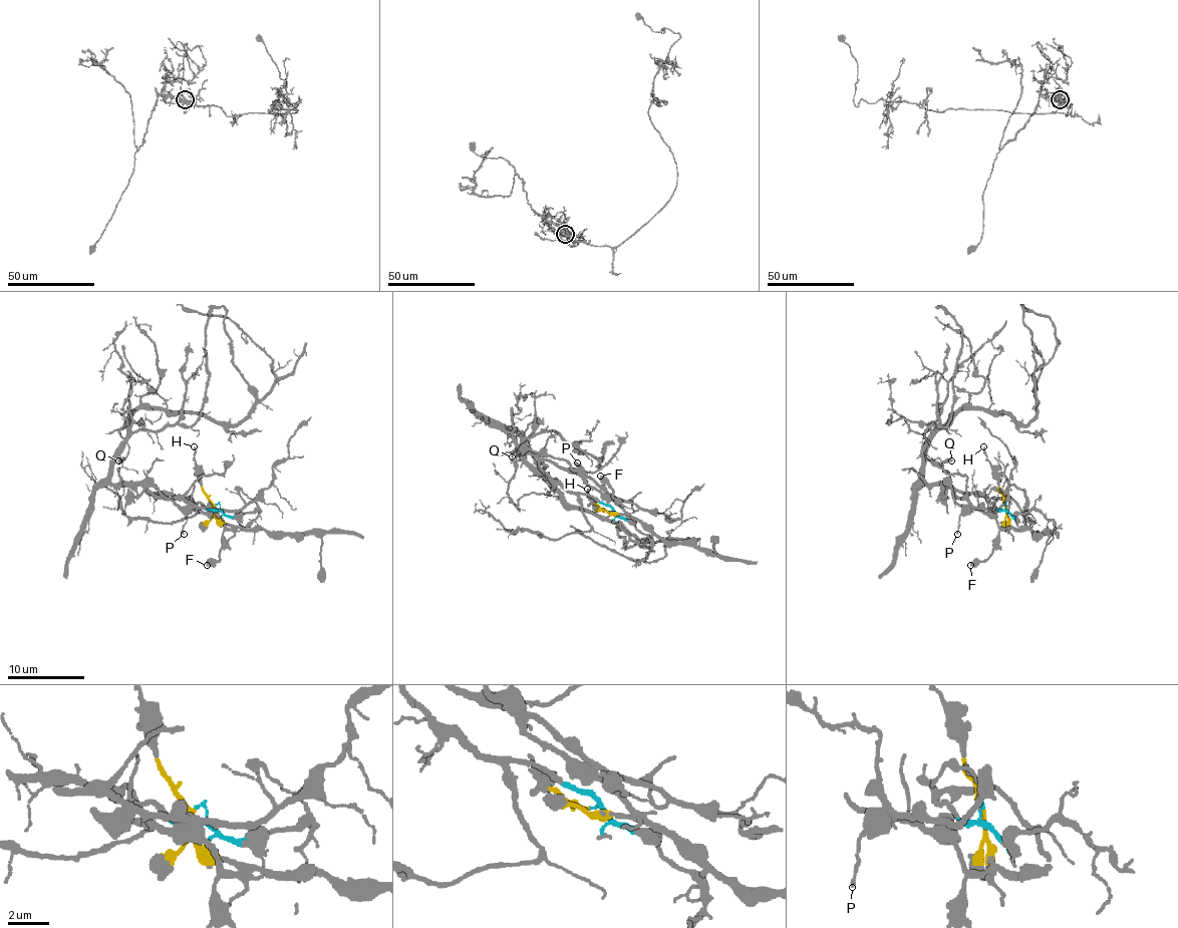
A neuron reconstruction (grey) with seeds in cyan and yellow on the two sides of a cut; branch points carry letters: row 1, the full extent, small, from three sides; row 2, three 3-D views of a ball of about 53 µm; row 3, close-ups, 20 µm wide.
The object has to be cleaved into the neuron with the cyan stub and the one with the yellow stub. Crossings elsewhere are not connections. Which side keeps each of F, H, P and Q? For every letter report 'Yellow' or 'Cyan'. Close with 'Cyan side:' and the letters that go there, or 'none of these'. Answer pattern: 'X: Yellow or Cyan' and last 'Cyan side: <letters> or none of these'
F: Yellow
H: Yellow
P: Yellow
Q: Cyan
Cyan side: Q

